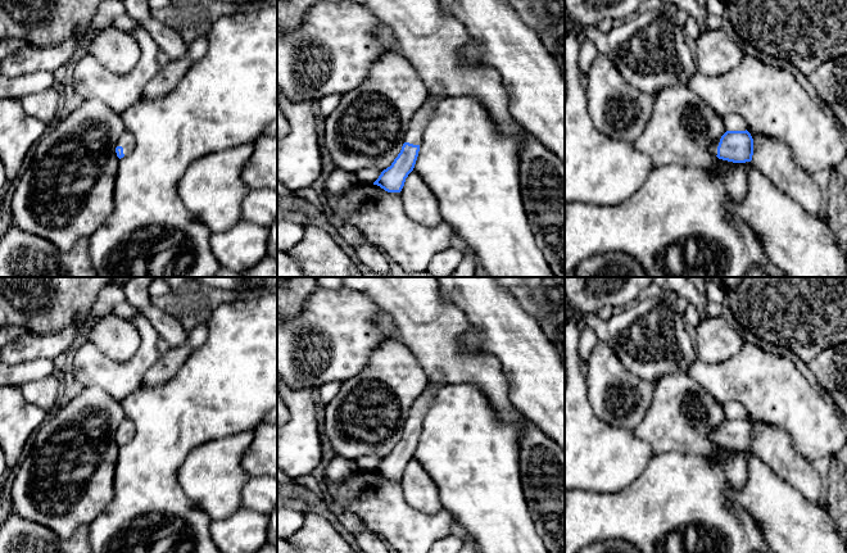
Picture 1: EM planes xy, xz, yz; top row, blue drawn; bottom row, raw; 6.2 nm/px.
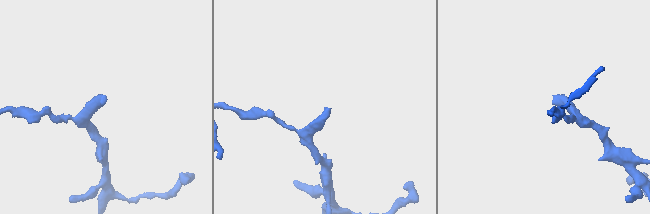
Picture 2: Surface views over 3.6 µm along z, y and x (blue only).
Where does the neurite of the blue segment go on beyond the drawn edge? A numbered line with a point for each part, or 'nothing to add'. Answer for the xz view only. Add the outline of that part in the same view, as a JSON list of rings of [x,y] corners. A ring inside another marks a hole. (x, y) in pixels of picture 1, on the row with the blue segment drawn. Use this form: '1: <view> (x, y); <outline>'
1: xz (421, 118); [[[429,92],[425,103],[422,106],[416,112],[413,115],[407,133],[404,136],[404,142],[409,142],[413,145],[420,145],[422,140],[422,133],[425,131],[426,124],[430,121],[430,117],[432,114],[432,110],[436,105],[438,101],[440,101],[444,96],[435,94],[435,92]]]

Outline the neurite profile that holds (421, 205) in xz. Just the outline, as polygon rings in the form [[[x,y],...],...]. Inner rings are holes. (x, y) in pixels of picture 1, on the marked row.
[[[411,172],[400,191],[407,216],[427,227],[435,227],[443,222],[436,196],[427,183],[416,173]]]

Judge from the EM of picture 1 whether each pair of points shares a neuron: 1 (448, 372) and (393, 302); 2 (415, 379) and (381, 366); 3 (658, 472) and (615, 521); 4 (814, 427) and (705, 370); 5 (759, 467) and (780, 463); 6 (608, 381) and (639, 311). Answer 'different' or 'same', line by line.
1: same
2: same
3: same
4: same
5: different
6: different

